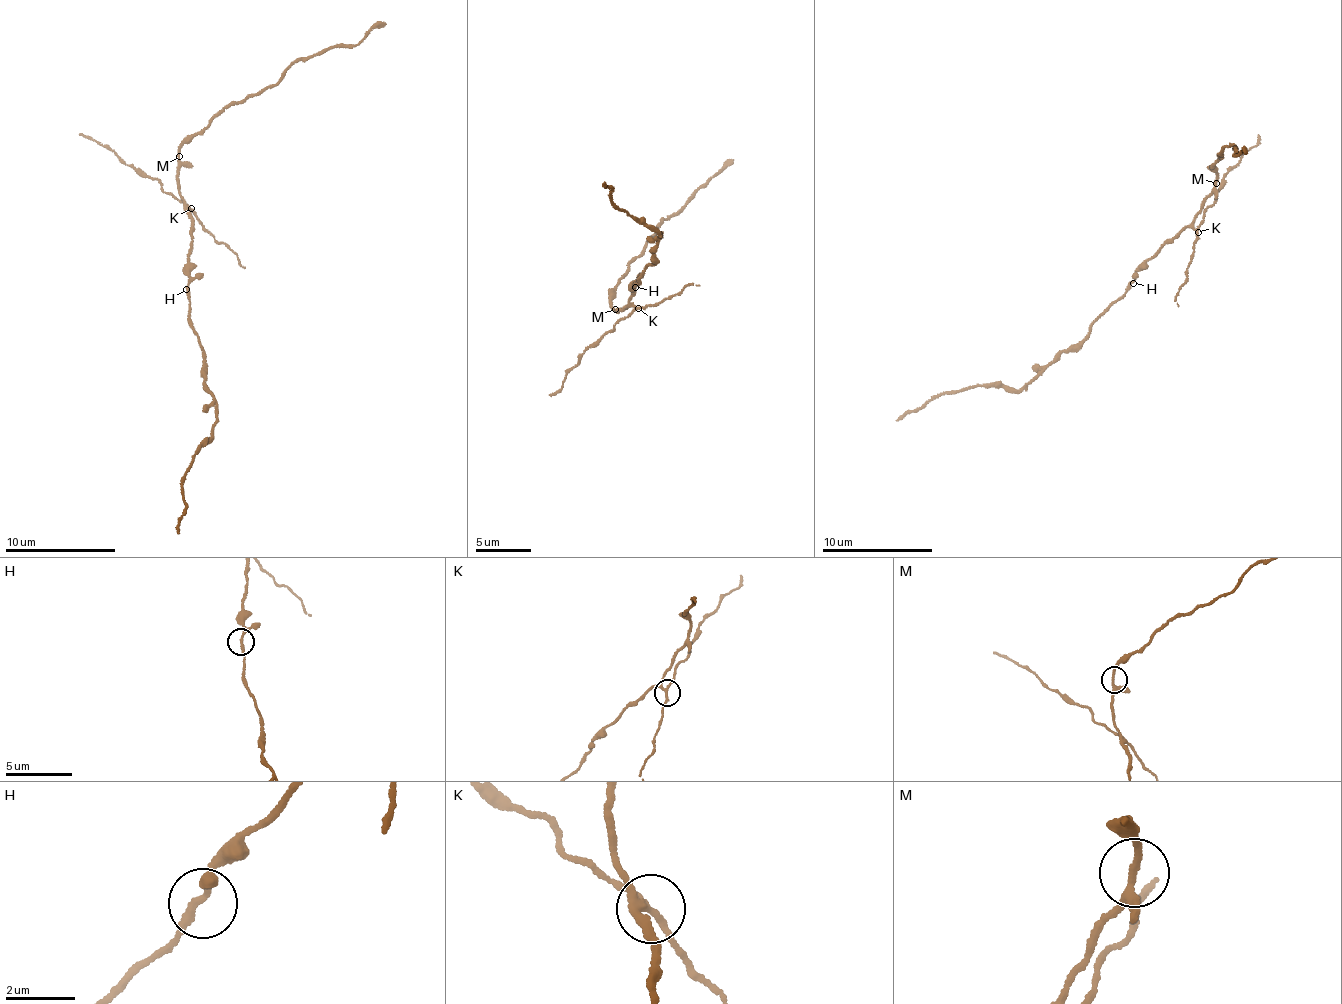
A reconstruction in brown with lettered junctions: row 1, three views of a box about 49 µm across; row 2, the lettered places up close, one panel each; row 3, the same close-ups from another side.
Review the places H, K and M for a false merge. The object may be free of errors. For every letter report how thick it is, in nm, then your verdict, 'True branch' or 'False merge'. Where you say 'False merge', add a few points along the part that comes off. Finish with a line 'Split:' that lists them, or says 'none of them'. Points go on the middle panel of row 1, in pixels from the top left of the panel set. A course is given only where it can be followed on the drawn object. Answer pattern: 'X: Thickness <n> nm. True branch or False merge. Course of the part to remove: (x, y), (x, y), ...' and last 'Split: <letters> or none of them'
H: Thickness 150 nm. True branch
K: Thickness 180 nm. False merge. Course of the part to remove: (639, 308), (580, 354), (580, 364), (563, 385), (548, 395)
M: Thickness 170 nm. True branch
Split: K

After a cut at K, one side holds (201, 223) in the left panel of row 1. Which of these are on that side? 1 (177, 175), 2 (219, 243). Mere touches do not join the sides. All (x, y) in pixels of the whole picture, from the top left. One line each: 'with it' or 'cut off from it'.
1: cut off from it
2: with it

